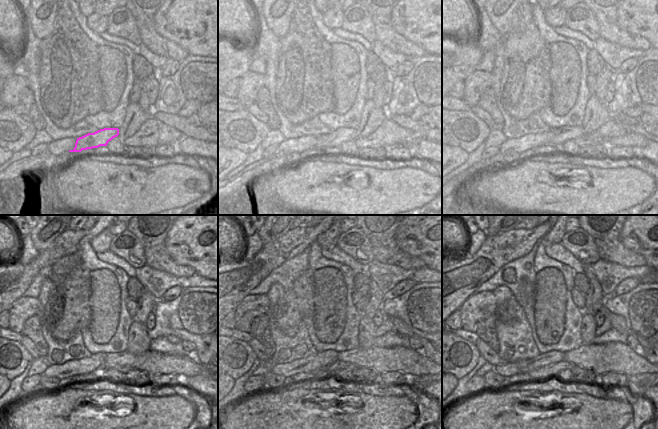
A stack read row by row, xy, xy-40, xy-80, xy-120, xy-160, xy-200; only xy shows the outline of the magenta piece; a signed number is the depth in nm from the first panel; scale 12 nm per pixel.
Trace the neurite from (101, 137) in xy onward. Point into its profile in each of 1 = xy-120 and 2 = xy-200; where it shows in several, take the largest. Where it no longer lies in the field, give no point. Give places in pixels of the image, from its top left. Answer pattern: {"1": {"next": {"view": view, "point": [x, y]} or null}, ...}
{"1": {"next": {"view": "xy-120", "point": [151, 361]}}, "2": {"next": {"view": "xy-200", "point": [596, 357]}}}

